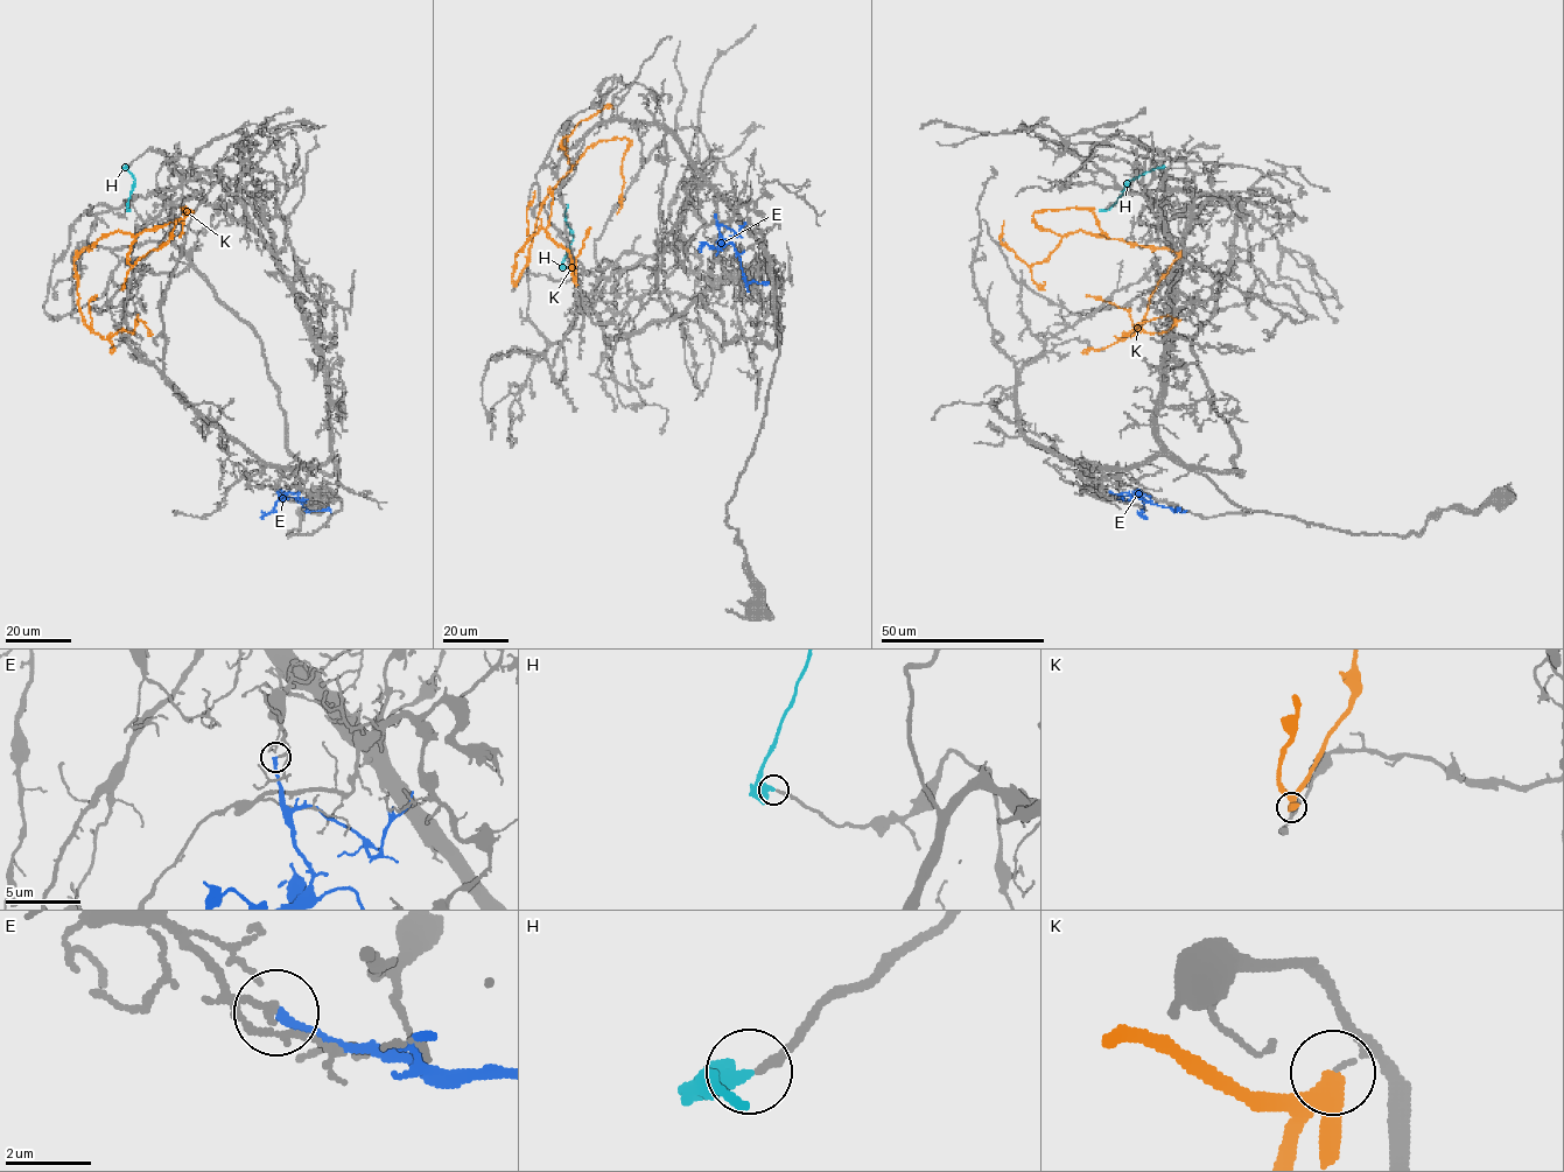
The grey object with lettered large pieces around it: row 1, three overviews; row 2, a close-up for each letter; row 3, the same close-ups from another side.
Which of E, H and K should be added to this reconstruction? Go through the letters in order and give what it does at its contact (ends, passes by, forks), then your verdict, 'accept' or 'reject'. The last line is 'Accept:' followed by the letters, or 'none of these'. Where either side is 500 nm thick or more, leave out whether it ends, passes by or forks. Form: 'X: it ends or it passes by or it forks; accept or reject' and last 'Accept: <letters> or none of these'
E: it ends; reject
H: accept
K: it passes by; reject
Accept: H

